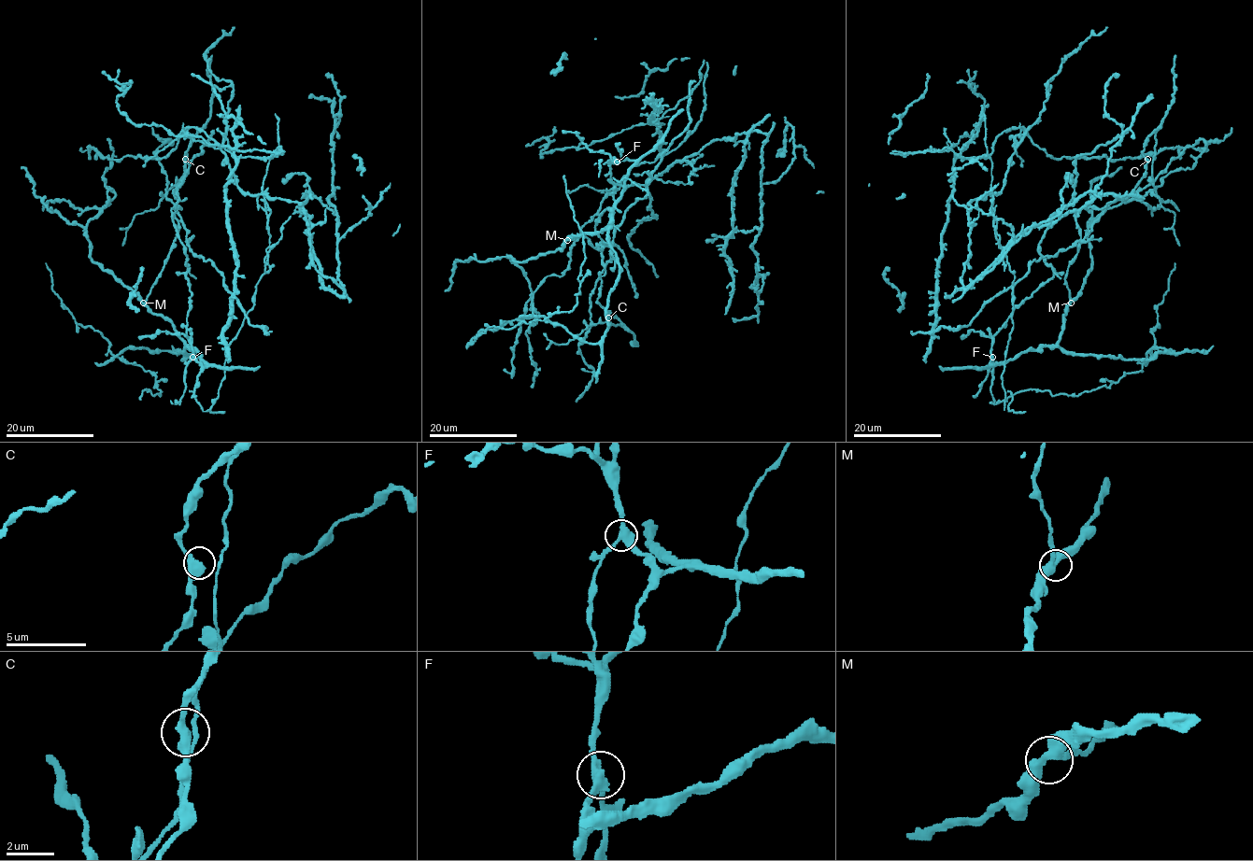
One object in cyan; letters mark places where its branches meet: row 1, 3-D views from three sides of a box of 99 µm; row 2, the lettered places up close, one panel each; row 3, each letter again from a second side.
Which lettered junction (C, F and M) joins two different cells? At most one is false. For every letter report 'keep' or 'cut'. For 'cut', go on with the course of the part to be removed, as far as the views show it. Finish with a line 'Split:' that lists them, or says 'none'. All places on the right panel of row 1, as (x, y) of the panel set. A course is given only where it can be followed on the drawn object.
C: keep
F: cut
M: keep
Split: F

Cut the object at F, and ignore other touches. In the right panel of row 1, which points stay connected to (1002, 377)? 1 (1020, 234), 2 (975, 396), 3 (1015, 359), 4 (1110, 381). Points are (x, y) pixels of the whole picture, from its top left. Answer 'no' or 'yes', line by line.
1: no
2: no
3: no
4: yes

